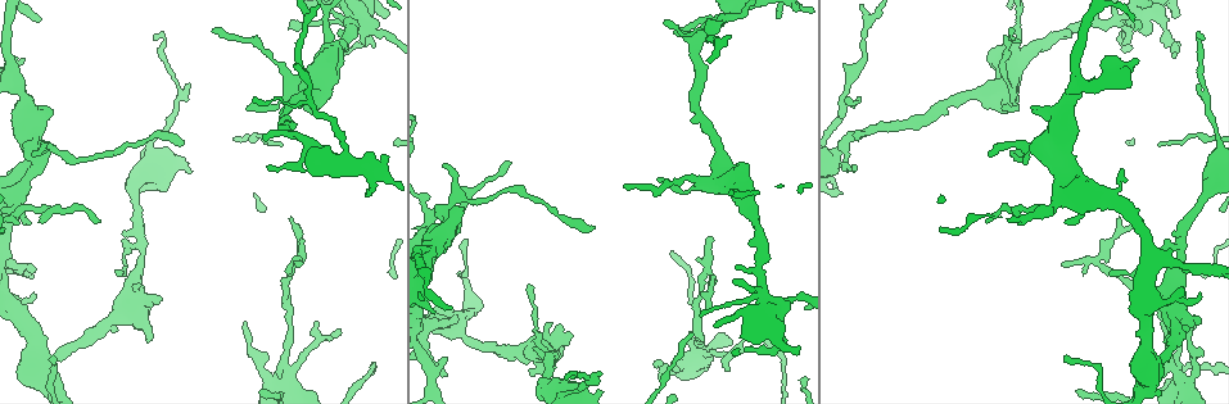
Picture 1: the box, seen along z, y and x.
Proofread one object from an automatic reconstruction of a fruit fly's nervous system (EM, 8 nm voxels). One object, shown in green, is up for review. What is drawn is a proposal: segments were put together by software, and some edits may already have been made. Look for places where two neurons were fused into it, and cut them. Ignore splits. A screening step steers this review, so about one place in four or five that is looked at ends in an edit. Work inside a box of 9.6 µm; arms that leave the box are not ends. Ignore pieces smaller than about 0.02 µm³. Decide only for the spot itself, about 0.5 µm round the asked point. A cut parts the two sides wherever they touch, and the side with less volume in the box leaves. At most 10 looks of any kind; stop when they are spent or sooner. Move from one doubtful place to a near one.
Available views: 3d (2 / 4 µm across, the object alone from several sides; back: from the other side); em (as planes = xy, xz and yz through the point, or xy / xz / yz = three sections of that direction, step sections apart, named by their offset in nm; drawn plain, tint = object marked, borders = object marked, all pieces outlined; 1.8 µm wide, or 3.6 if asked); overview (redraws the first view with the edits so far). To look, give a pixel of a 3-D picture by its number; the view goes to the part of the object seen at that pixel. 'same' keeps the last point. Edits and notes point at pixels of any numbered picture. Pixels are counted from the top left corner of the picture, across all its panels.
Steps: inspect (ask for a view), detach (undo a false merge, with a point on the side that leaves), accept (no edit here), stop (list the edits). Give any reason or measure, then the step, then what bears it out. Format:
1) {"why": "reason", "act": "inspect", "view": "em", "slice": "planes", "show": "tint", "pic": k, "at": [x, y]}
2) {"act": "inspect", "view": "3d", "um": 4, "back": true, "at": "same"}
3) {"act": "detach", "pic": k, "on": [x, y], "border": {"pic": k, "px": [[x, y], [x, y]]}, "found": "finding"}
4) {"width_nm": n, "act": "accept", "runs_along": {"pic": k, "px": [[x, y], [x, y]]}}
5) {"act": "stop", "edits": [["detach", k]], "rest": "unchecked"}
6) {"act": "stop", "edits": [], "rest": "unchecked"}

{"why": "sudden change in width", "act": "inspect", "view": "em", "um": 3.6, "slice": "xz", "step": 4, "show": "tint", "pic": 1, "at": [13, 182]}

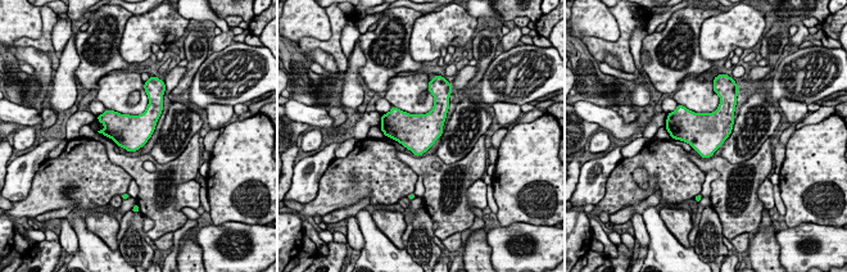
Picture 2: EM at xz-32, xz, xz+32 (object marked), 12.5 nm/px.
{"width_nm": 440, "act": "accept", "found": "all the same neuron"}

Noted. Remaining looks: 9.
{"why": "a fork", "act": "inspect", "view": "em", "slice": "planes", "show": "plain", "pic": 1, "at": [427, 248]}

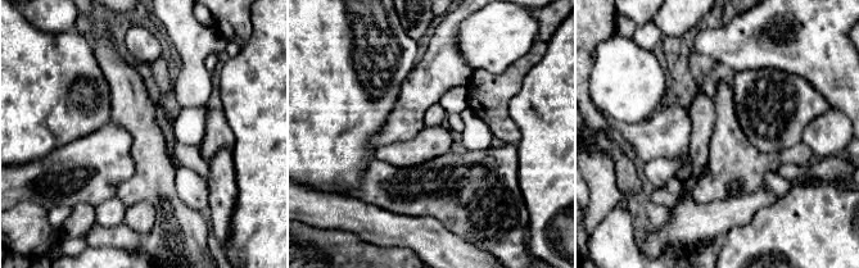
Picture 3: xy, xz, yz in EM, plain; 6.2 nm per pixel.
{"act": "inspect", "view": "em", "slice": "planes", "show": "tint", "at": "same"}

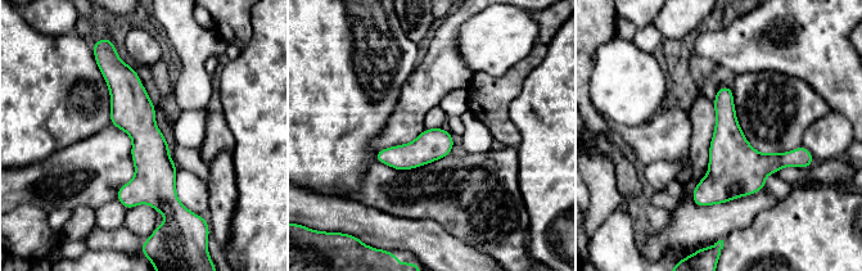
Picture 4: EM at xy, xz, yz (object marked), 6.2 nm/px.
{"act": "accept", "runs_along": {"pic": 4, "px": [[117, 64], [171, 208]]}, "found": "all the same neuron"}

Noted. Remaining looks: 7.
{"why": "three arms meet", "act": "inspect", "view": "em", "slice": "planes", "show": "tint", "pic": 1, "at": [48, 361]}

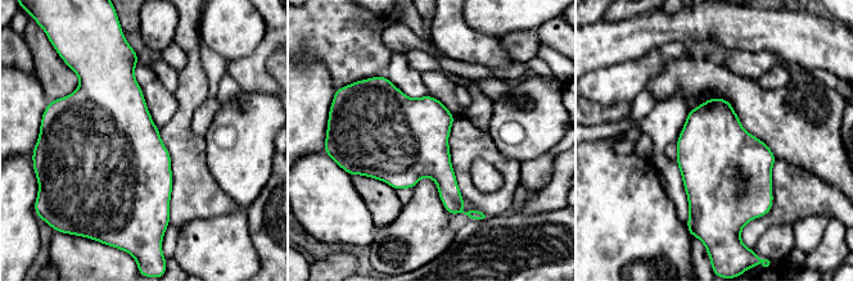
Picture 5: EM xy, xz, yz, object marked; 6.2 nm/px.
{"width_nm": 500, "act": "accept", "found": "one neuron here"}

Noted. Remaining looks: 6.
{"why": "sudden change in width", "act": "inspect", "view": "3d", "um": 4, "pic": 1, "at": [1013, 65]}

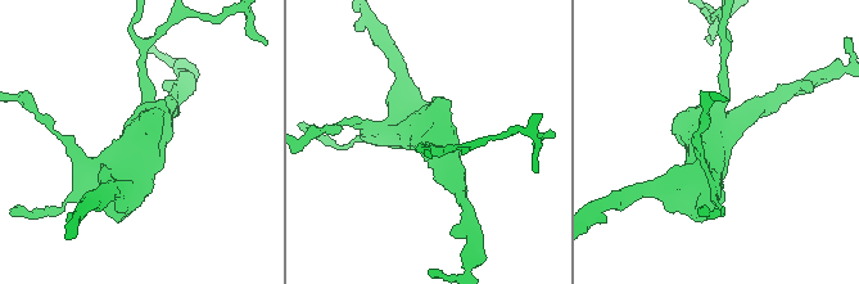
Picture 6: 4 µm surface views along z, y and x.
{"act": "inspect", "view": "em", "um": 3.6, "slice": "xy", "step": 16, "show": "tint", "pic": 6, "at": [142, 141]}

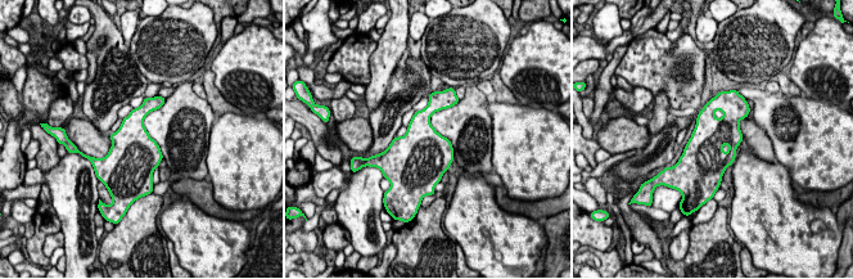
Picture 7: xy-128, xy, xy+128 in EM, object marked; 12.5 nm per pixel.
{"act": "inspect", "view": "em", "um": 3.6, "slice": "planes", "show": "tint", "at": "same"}

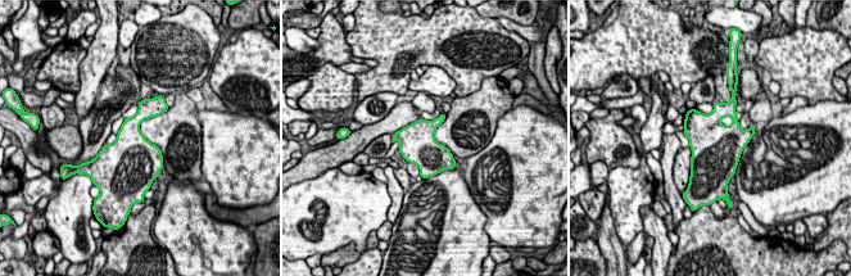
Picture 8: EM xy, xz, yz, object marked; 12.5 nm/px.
{"act": "accept", "found": "all the same neuron"}

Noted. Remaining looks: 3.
{"act": "stop", "edits": [], "rest": "unchecked"}

